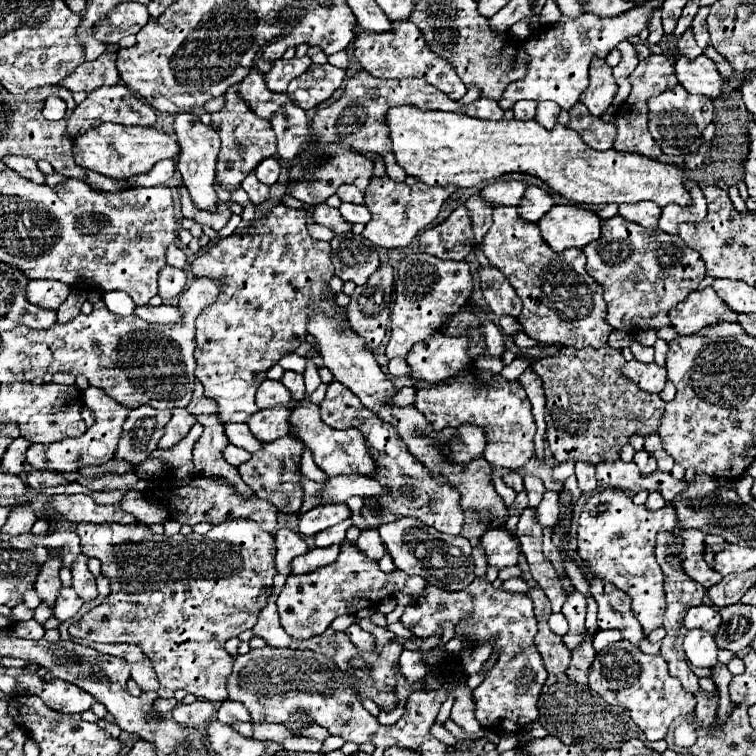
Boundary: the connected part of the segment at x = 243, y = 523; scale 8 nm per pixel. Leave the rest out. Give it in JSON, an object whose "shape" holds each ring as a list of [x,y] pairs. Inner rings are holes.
{"shape":[[[232,520],[214,526],[206,534],[174,534],[156,536],[144,524],[88,524],[76,526],[84,554],[98,558],[102,574],[110,580],[108,598],[74,622],[68,632],[72,638],[106,644],[136,644],[152,660],[160,680],[160,698],[172,698],[176,690],[186,690],[208,702],[224,702],[228,698],[226,678],[232,672],[234,658],[224,650],[226,640],[254,626],[258,612],[272,594],[274,568],[274,536],[264,532],[252,520]]]}

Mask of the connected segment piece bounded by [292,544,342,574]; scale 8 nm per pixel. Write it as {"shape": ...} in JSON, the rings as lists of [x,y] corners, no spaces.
{"shape":[[[334,544],[334,546],[328,546],[328,548],[314,548],[314,550],[306,552],[304,556],[298,556],[292,562],[292,574],[306,574],[306,572],[312,572],[316,568],[322,568],[322,566],[336,562],[340,546],[342,544]]]}

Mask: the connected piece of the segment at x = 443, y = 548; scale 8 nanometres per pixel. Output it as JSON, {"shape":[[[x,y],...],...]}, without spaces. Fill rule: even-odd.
{"shape":[[[398,518],[378,528],[394,564],[398,570],[410,576],[422,576],[428,584],[434,584],[448,592],[458,592],[474,580],[472,546],[464,536],[442,534],[416,518]]]}

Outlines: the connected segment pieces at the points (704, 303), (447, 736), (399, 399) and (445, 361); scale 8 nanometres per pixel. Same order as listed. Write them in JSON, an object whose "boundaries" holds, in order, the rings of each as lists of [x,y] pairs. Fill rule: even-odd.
{"boundaries":[[[[704,288],[702,292],[692,292],[684,302],[670,310],[670,324],[680,336],[690,336],[700,328],[716,322],[736,322],[736,314],[722,304],[714,288]]],[[[434,724],[430,732],[432,732],[432,736],[436,736],[436,738],[438,738],[440,742],[444,742],[446,746],[456,746],[456,744],[458,744],[458,740],[456,740],[444,726],[440,726],[440,724]]],[[[402,388],[394,398],[392,398],[392,404],[396,406],[410,406],[414,404],[414,388]]],[[[436,332],[426,340],[414,344],[408,352],[406,362],[410,366],[408,376],[424,382],[442,382],[470,364],[468,358],[468,336],[446,338]]]]}

